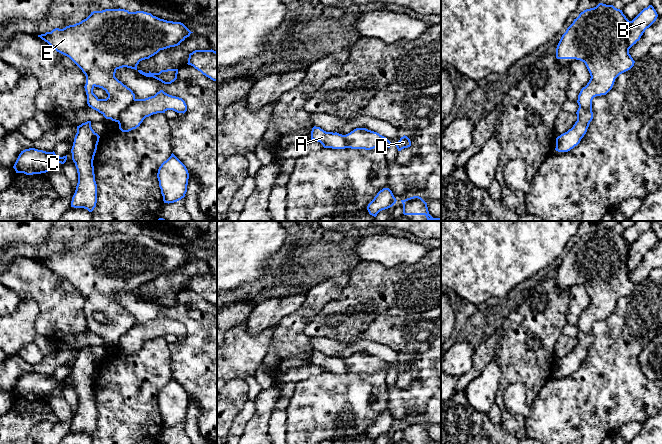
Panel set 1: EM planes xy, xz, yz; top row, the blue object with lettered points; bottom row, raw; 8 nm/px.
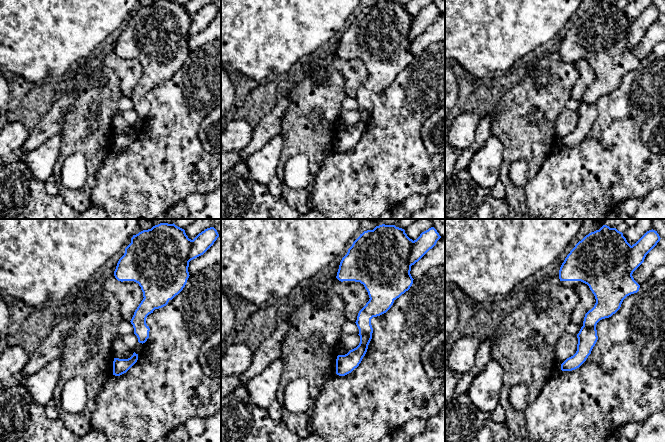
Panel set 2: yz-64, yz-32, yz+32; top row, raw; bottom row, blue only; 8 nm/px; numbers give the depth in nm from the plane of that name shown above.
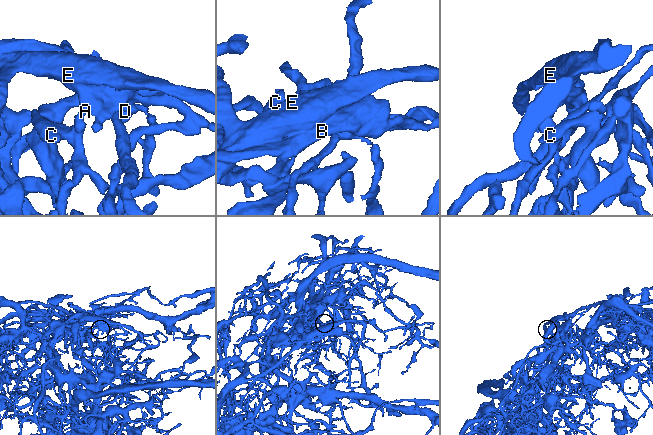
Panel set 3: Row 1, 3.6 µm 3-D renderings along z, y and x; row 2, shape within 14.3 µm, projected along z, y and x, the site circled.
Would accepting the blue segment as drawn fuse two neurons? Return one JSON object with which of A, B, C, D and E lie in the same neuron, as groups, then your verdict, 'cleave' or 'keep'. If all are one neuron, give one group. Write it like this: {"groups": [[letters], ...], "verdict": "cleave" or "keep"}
{"groups": [["A", "C", "E"], ["B", "D"]], "verdict": "cleave"}

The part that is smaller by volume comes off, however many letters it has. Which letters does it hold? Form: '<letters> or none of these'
B, D

